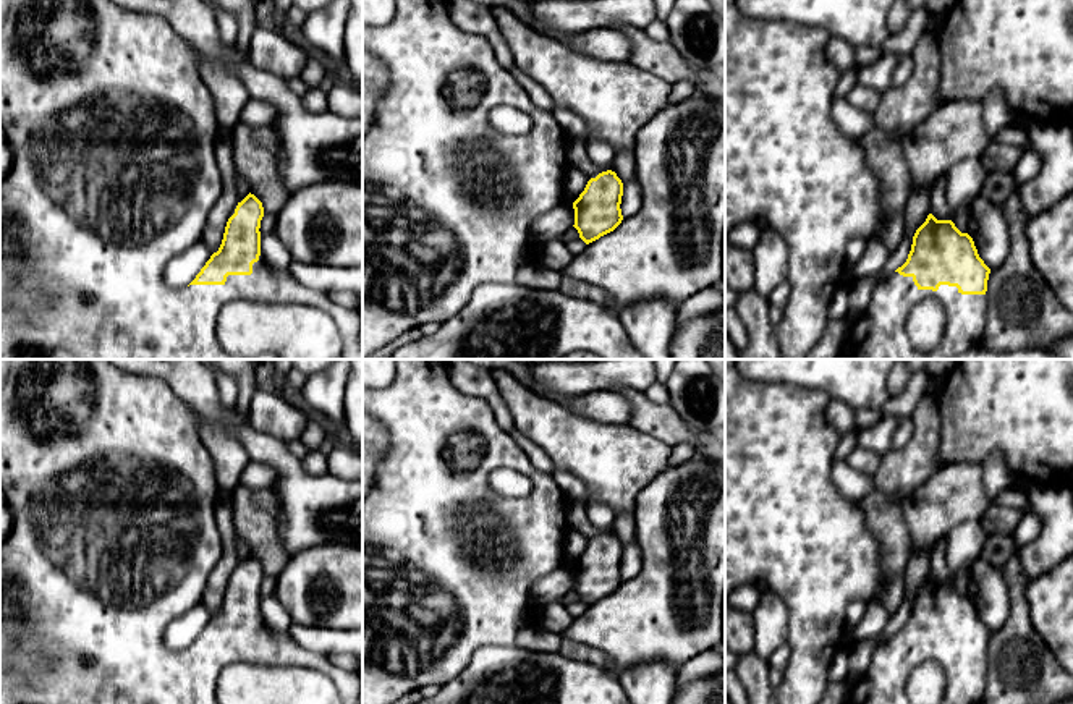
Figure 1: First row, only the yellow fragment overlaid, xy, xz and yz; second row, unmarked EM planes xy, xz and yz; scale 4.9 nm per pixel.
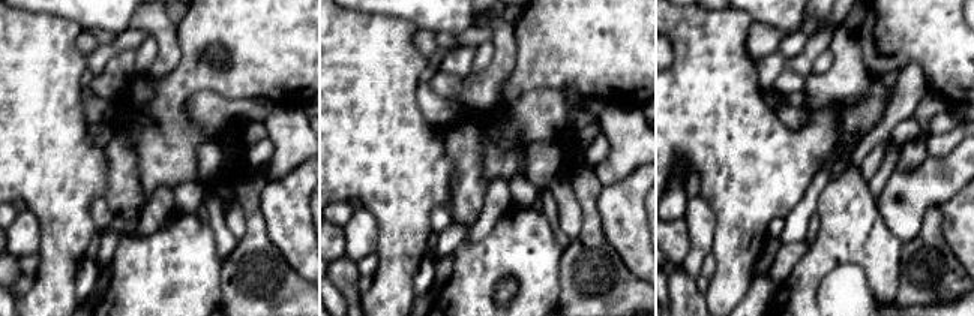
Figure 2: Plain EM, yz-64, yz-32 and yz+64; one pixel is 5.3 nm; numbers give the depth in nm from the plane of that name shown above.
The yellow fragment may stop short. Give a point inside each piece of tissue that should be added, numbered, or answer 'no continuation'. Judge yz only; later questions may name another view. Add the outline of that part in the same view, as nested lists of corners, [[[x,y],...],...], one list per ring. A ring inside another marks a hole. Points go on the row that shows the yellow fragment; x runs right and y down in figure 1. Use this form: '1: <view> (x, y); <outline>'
1: yz (879, 332); [[[893,272],[874,286],[867,309],[851,319],[850,332],[837,359],[953,359],[982,341],[986,319],[986,295],[961,295],[956,286],[948,285],[940,285],[937,291],[919,290],[913,277]],[[929,298],[944,306],[947,325],[940,345],[931,353],[921,353],[910,345],[906,319],[918,303]]]

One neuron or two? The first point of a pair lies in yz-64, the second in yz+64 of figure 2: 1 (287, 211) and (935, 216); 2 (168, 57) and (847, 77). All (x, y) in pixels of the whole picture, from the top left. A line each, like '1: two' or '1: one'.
1: two
2: one

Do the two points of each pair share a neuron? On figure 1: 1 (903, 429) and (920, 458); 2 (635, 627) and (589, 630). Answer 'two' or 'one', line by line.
1: two
2: one

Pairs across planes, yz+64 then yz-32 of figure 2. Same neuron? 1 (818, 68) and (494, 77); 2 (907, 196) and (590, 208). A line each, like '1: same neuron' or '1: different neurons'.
1: different neurons
2: different neurons

